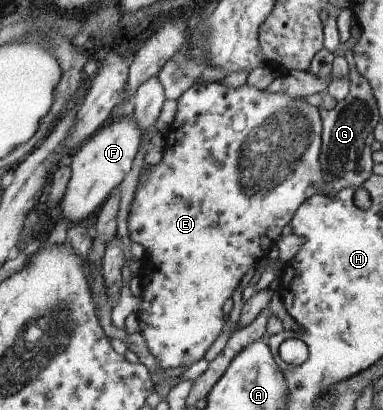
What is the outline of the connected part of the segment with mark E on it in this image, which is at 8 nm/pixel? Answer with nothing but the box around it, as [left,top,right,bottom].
[127,82,336,369]

